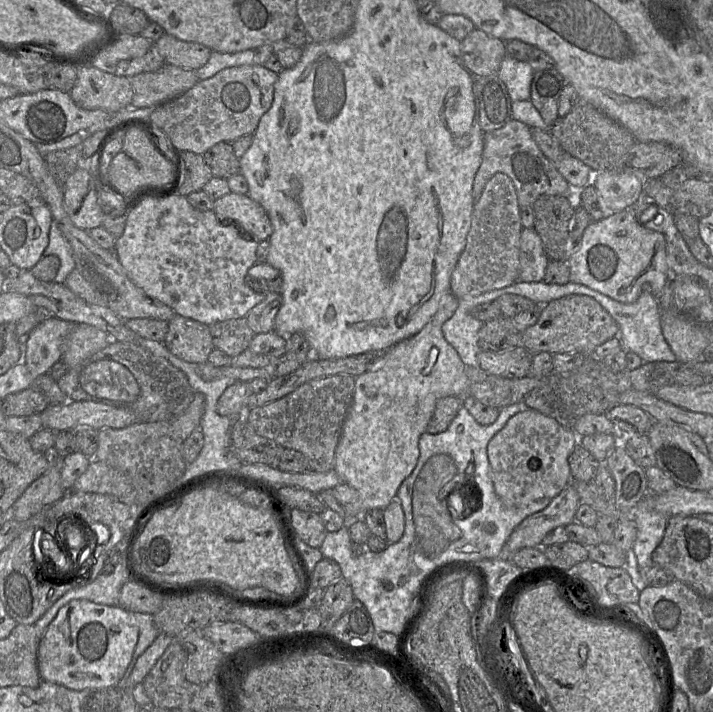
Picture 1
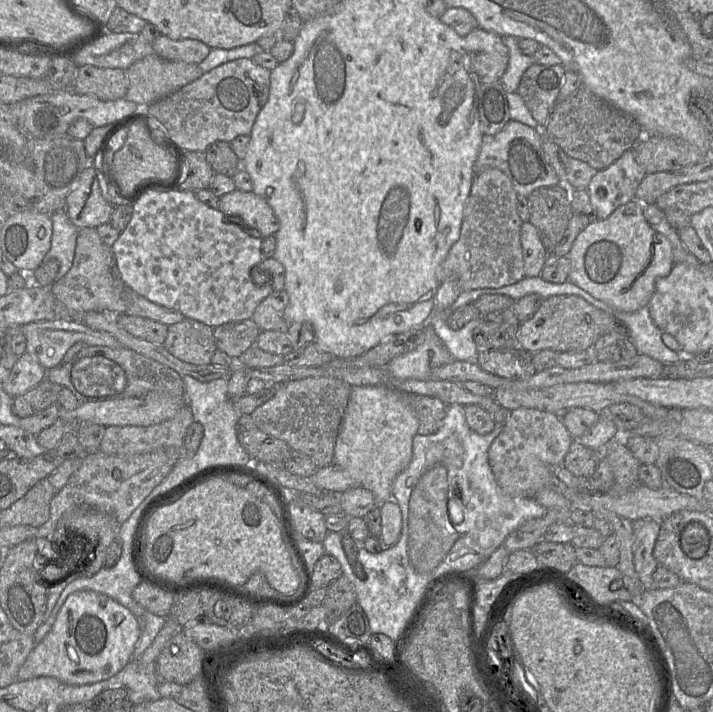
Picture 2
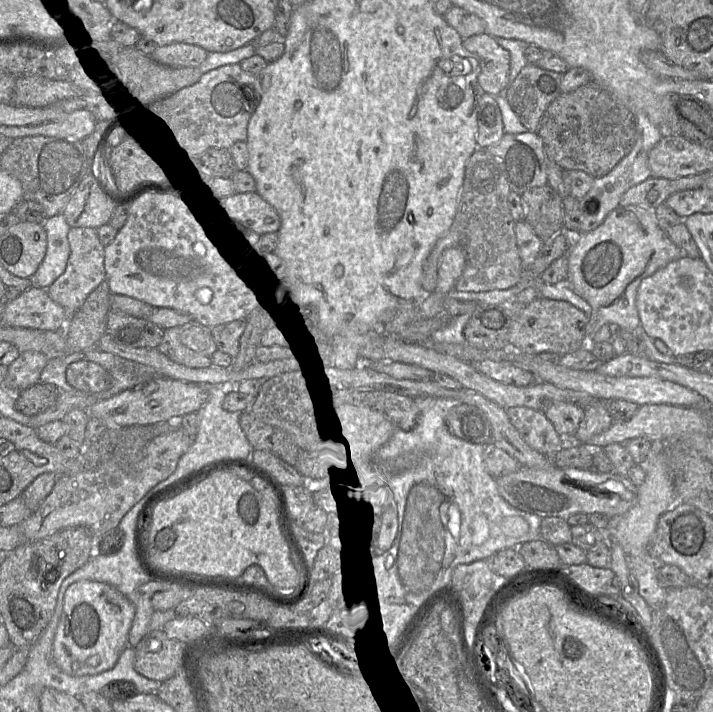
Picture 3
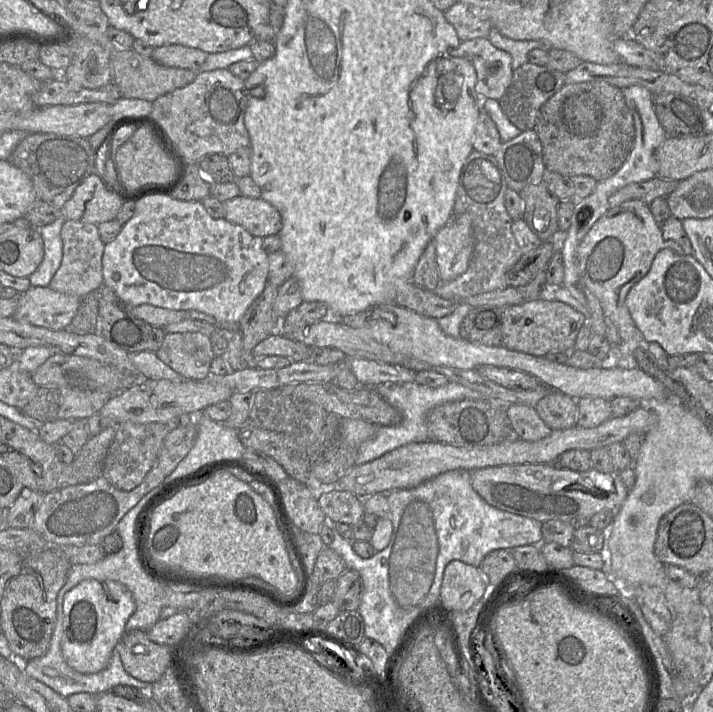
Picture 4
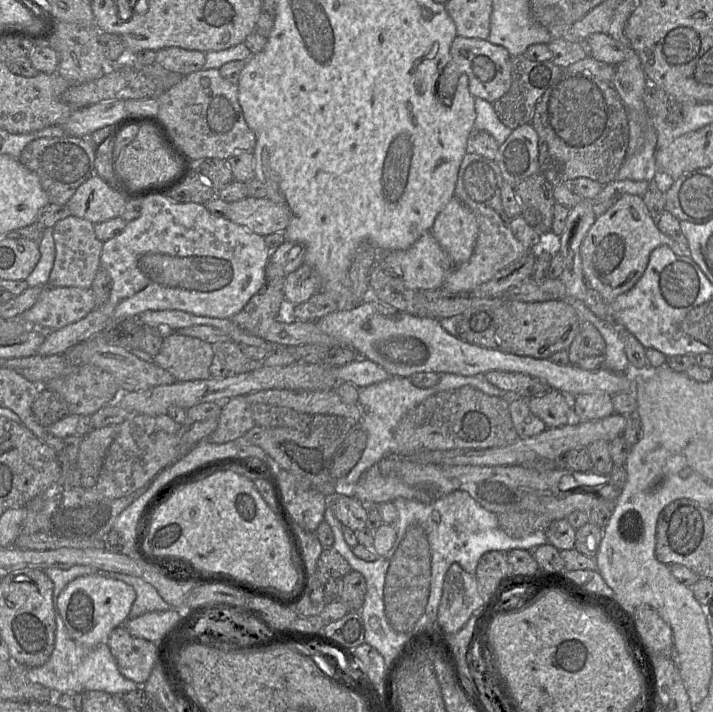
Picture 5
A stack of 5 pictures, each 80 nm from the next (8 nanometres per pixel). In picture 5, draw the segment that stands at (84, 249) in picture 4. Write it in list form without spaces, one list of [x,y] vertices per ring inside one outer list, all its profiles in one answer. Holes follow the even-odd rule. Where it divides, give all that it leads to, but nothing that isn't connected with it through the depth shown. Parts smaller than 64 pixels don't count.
[[[70,215],[53,226],[55,260],[48,286],[78,287],[91,289],[94,278],[101,268],[103,242],[96,234],[94,224],[86,219]]]

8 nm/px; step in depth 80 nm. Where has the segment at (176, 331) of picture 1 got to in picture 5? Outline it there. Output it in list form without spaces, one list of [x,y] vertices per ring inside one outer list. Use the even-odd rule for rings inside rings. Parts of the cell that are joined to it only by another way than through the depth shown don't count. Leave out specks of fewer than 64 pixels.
[[[171,332],[164,335],[154,362],[172,374],[176,381],[205,380],[211,377],[210,366],[216,351],[199,338]]]

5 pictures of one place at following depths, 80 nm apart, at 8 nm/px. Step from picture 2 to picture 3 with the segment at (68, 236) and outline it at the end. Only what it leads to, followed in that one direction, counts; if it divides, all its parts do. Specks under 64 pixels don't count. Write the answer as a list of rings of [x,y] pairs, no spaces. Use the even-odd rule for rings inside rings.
[[[62,213],[47,217],[43,227],[47,235],[46,254],[30,280],[31,286],[47,289],[66,269],[70,256],[68,232],[71,227]]]

